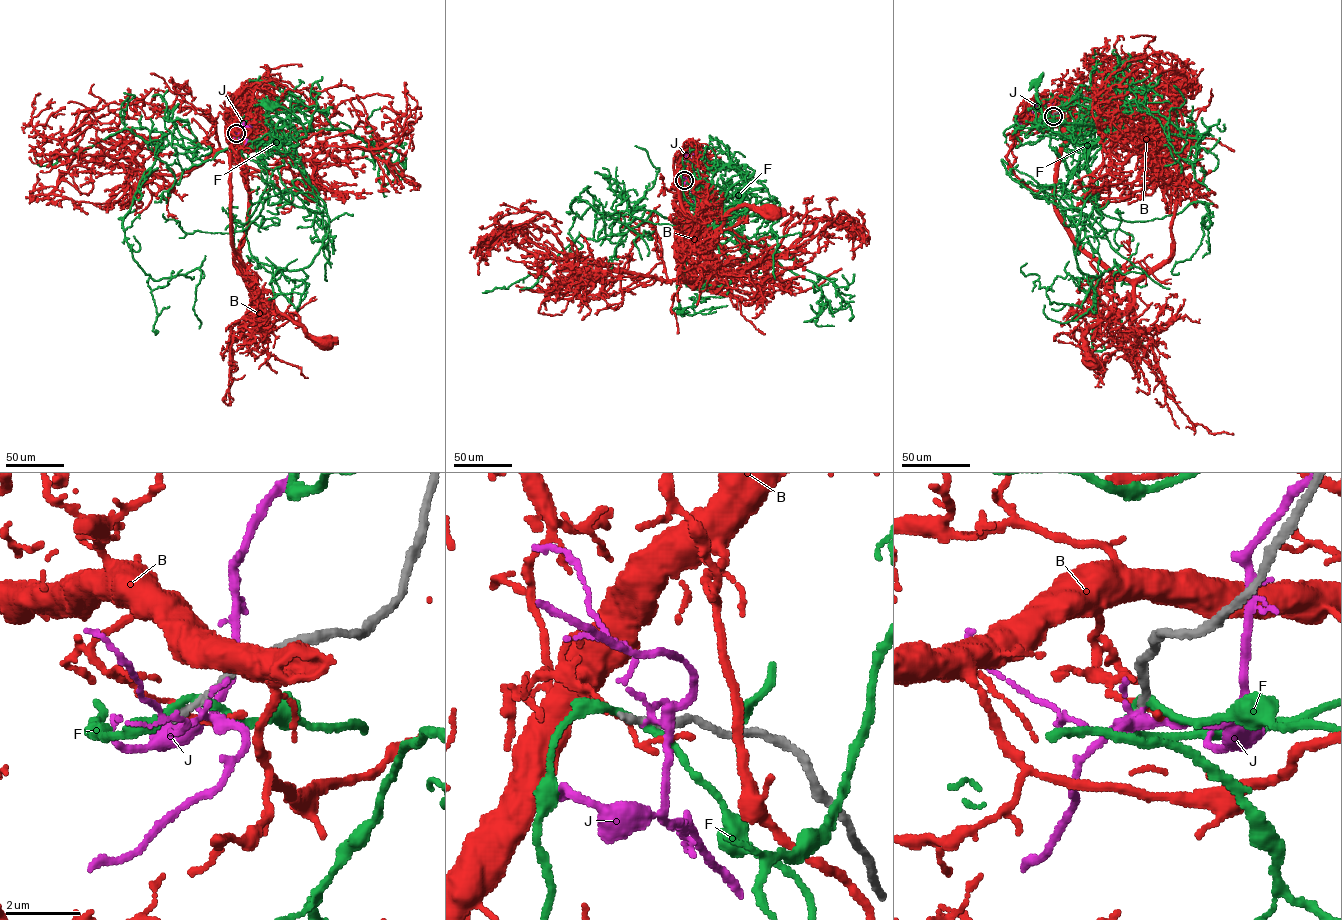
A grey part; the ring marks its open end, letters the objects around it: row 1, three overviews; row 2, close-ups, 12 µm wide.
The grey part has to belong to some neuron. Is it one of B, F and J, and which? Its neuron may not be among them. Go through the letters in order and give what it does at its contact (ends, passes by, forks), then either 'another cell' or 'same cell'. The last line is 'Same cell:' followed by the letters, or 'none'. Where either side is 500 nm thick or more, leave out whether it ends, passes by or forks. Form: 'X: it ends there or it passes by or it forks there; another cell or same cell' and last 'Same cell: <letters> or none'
B: it passes by; another cell
F: it passes by; another cell
J: it forks there; another cell
Same cell: none

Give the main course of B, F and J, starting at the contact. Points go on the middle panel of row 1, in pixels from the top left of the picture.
B: (685, 180), (677, 191), (679, 181), (692, 247), (700, 248), (732, 210), (746, 206), (775, 211)
F: (685, 180), (698, 199), (697, 213), (707, 219), (726, 212), (753, 170), (713, 164)
J: (685, 180), (689, 186), (690, 166), (685, 161), (686, 153), (693, 149)

